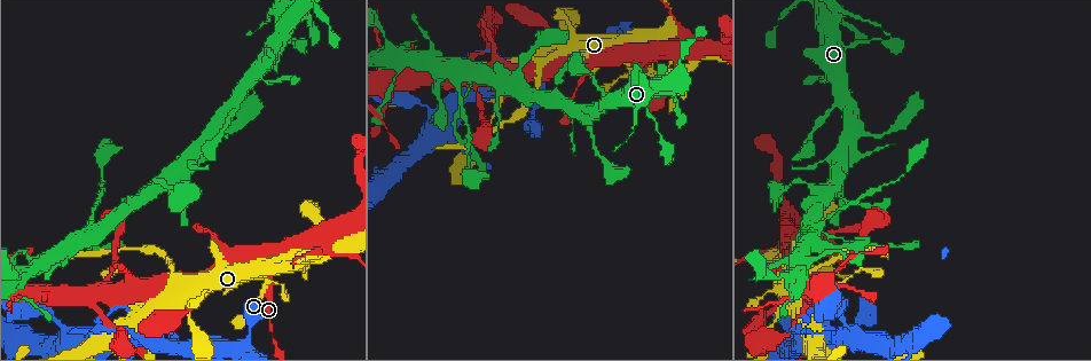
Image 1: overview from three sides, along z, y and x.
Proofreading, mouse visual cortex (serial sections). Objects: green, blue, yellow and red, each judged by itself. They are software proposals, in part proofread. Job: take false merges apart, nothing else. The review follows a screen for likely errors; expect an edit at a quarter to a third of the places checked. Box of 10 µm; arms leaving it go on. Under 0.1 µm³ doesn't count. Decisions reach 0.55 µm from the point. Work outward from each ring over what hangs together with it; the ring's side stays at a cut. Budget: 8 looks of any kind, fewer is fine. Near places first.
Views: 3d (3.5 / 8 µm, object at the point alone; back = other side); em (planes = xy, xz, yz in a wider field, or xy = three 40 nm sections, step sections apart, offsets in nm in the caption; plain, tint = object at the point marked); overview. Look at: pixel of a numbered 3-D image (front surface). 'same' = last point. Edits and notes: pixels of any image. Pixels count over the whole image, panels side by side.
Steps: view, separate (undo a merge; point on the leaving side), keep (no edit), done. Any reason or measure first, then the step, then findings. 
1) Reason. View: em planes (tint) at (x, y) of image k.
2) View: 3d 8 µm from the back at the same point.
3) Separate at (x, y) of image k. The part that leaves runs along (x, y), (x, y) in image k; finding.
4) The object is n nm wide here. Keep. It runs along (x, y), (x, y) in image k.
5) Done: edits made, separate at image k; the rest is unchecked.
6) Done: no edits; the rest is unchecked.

Sharp bend. View: 3d 8 µm at (856, 332) of image 1.

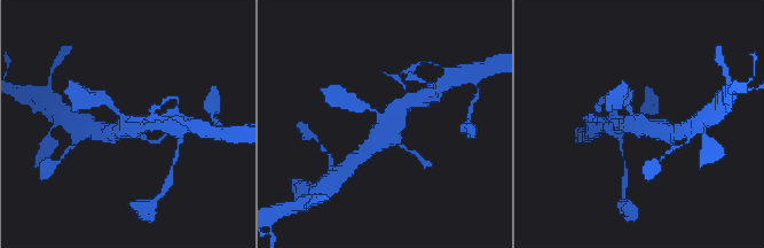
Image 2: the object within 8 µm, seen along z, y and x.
4 arms meet here; the arms are 150, 250, 400, 600 nm wide. View: em xy step 5 (tint) at the same point.

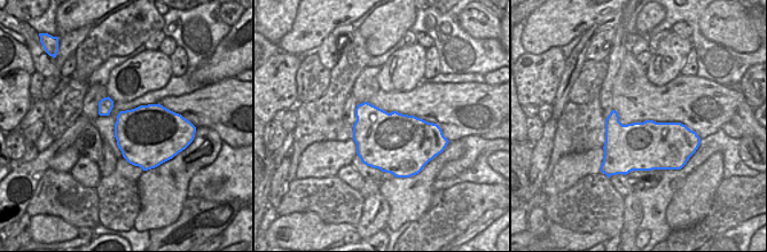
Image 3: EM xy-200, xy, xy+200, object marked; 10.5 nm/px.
Keep. It runs along (414, 100), (371, 148) in image 2; one cell here.

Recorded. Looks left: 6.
View: 3d 3.5 µm from the back at (471, 71) of image 1.

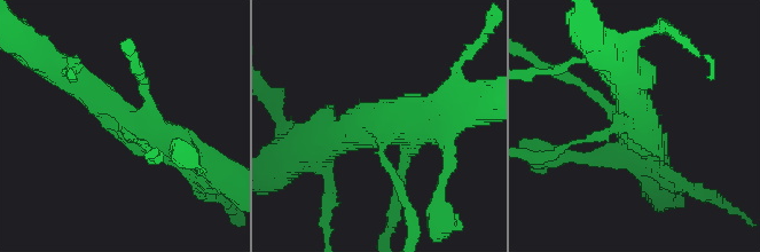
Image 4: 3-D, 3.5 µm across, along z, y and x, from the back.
View: em xy step 2 (tint) at (125, 125) of image 4.

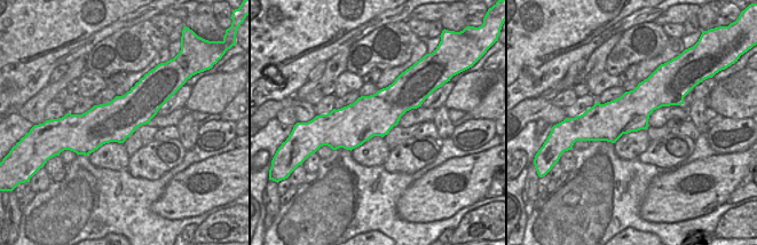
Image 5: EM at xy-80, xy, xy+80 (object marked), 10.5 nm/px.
The object is 440 nm wide here. Keep. It runs along (70, 77), (130, 130), (193, 155) in image 4; one cell here.

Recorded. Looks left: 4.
Calibre changes. View: 3d 3.5 µm at (173, 273) of image 1.

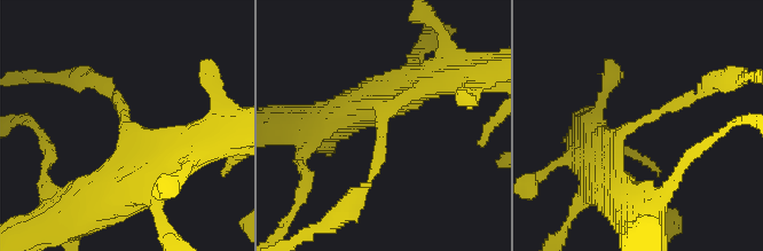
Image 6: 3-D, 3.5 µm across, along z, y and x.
The arms are 150, 400 nm wide; need the tissue. View: em xy step 2 (tint) at (624, 128) of image 6.

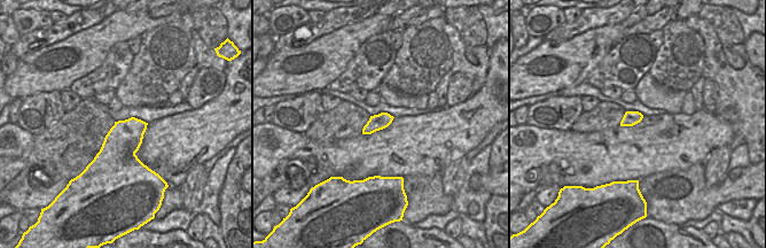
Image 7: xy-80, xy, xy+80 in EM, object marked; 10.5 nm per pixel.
The object is 170 nm wide here. Keep. It runs along (442, 79), (386, 108), (372, 173) in image 6; continuous, no second cell.

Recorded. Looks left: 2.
Done: no edits; the rest is unchecked.

